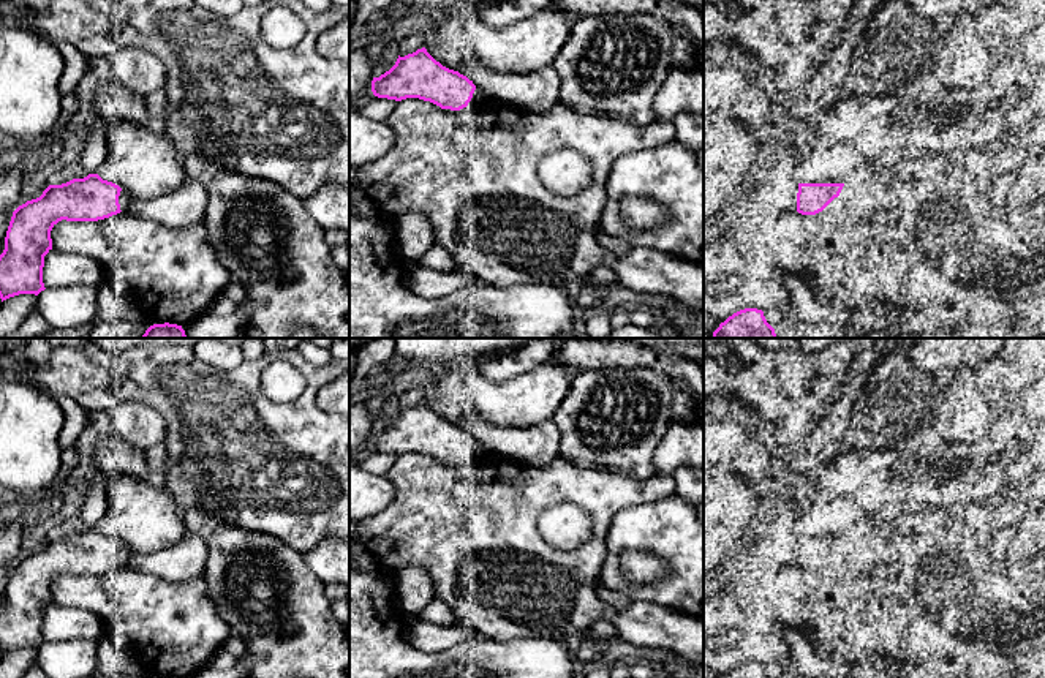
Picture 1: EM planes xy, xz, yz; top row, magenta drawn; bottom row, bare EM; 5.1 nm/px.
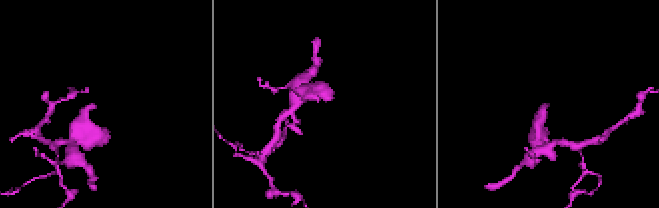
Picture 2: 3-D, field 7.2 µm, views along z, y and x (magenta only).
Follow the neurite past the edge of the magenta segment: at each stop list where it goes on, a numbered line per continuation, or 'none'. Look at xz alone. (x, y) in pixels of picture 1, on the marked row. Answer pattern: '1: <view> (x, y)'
1: xz (479, 98)

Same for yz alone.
none

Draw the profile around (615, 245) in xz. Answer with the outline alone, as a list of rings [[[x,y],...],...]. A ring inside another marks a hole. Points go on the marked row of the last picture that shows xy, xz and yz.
[[[601,228],[596,229],[596,240],[618,258],[626,256],[632,248],[628,242],[605,234]]]

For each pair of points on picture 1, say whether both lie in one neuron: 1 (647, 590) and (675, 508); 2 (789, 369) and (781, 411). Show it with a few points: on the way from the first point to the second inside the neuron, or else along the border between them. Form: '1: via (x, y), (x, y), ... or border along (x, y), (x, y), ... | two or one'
1: via (671, 579), (675, 574), (675, 531) | one
2: border along (773, 357), (788, 394), (818, 411) | two

